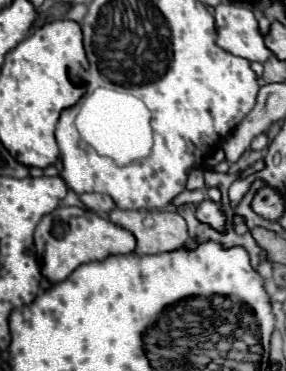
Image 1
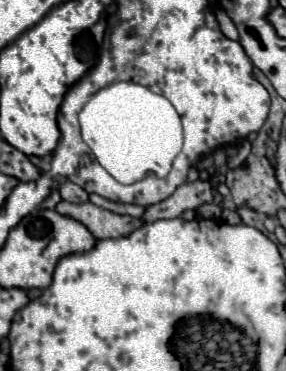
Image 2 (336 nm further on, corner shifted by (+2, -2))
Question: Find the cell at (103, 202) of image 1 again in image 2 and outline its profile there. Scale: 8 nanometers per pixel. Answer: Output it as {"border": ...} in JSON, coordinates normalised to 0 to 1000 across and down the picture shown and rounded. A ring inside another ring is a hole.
{"border":[[[231,488],[210,499],[210,526],[224,542],[245,542],[245,547],[301,547],[308,542],[308,520],[252,488]]]}

